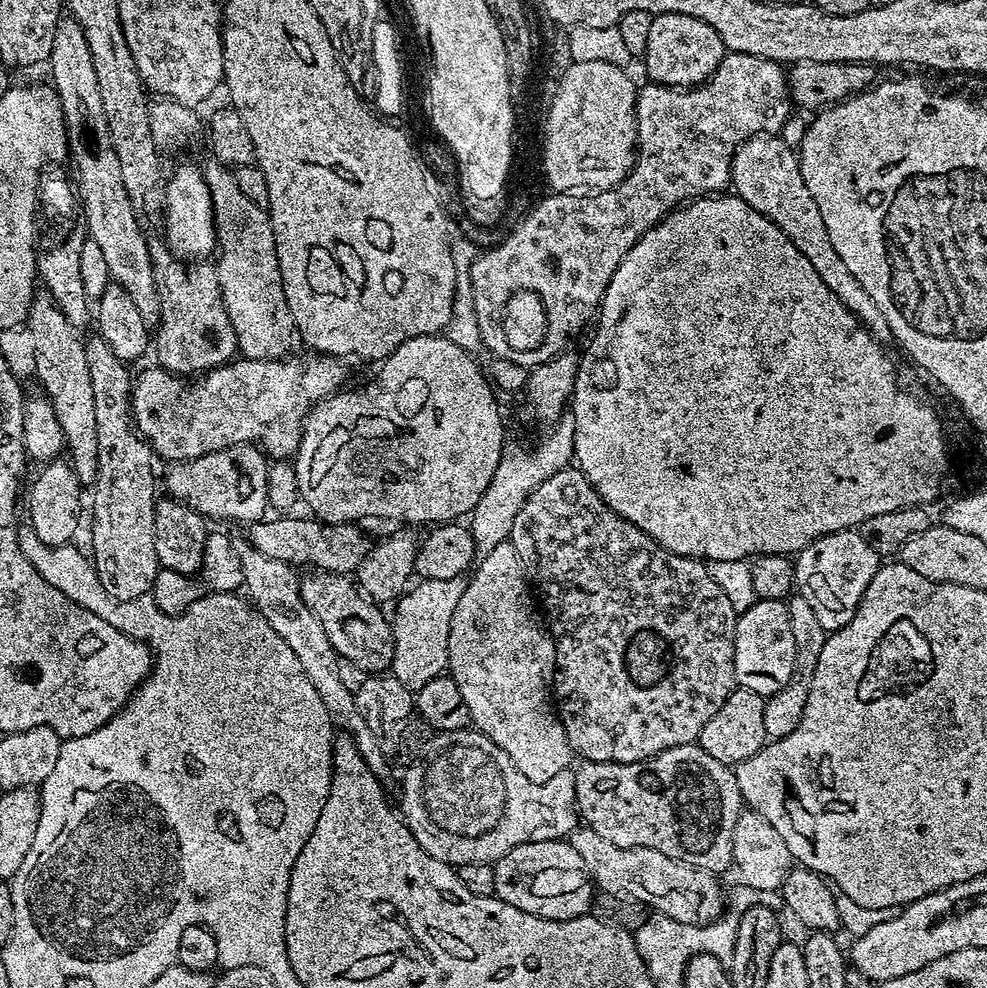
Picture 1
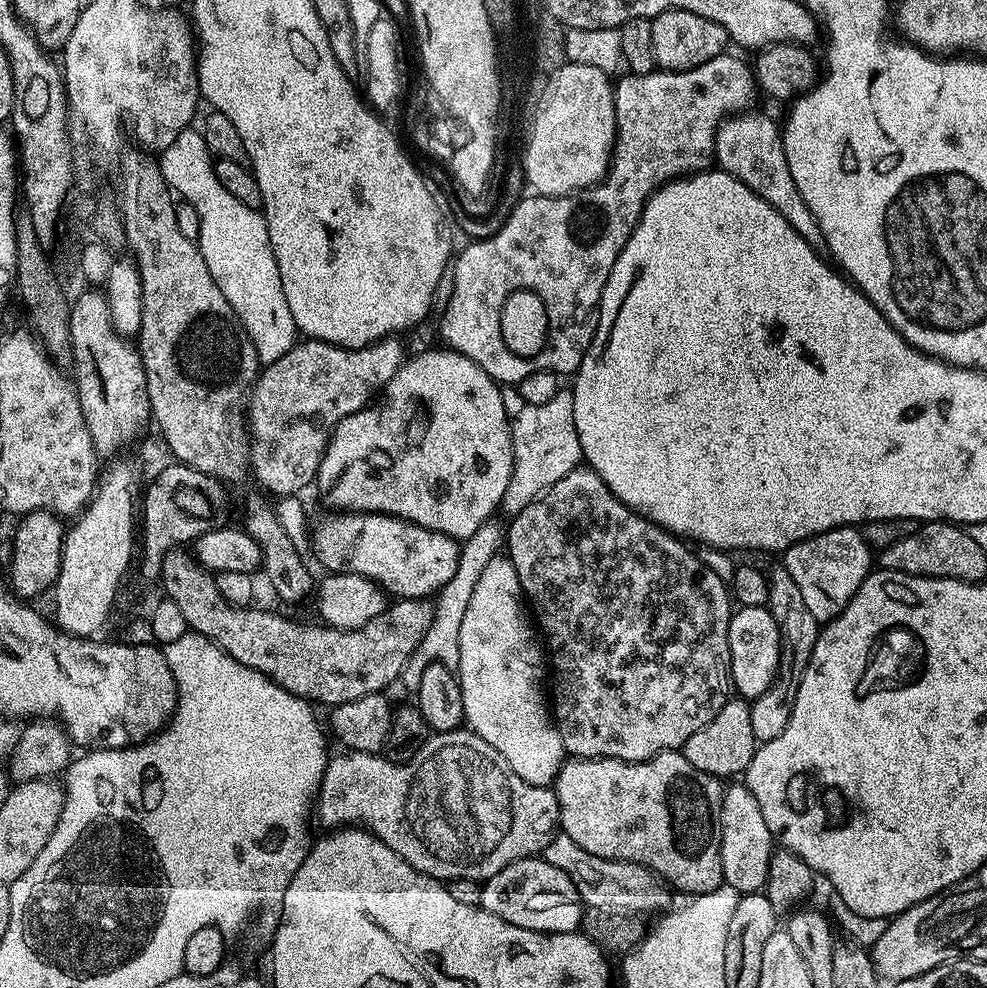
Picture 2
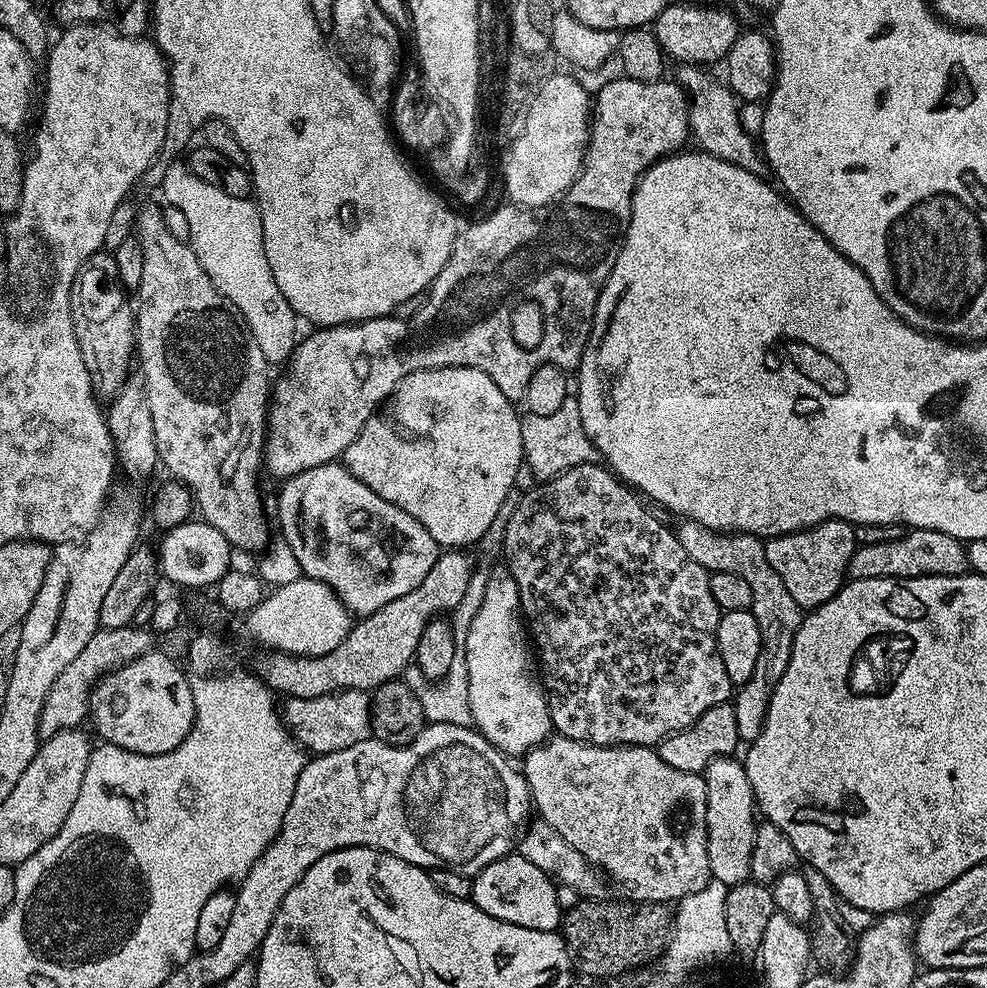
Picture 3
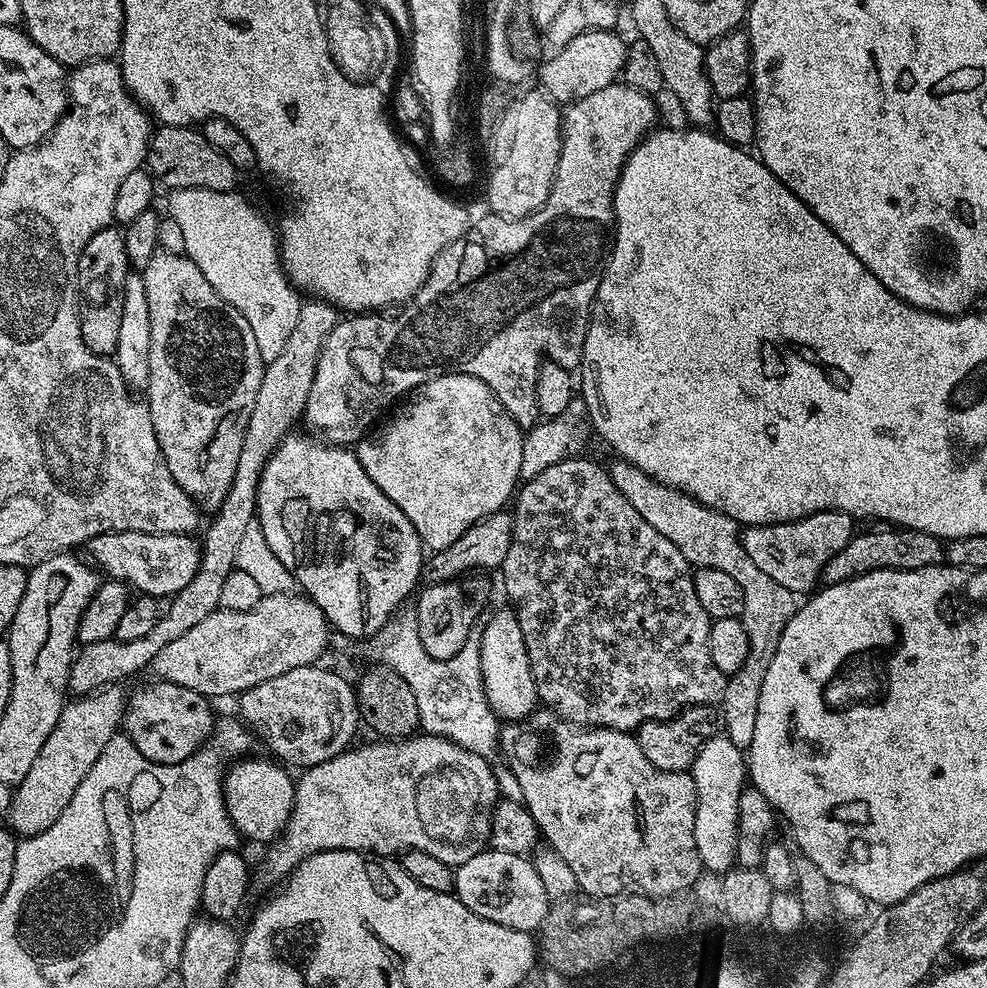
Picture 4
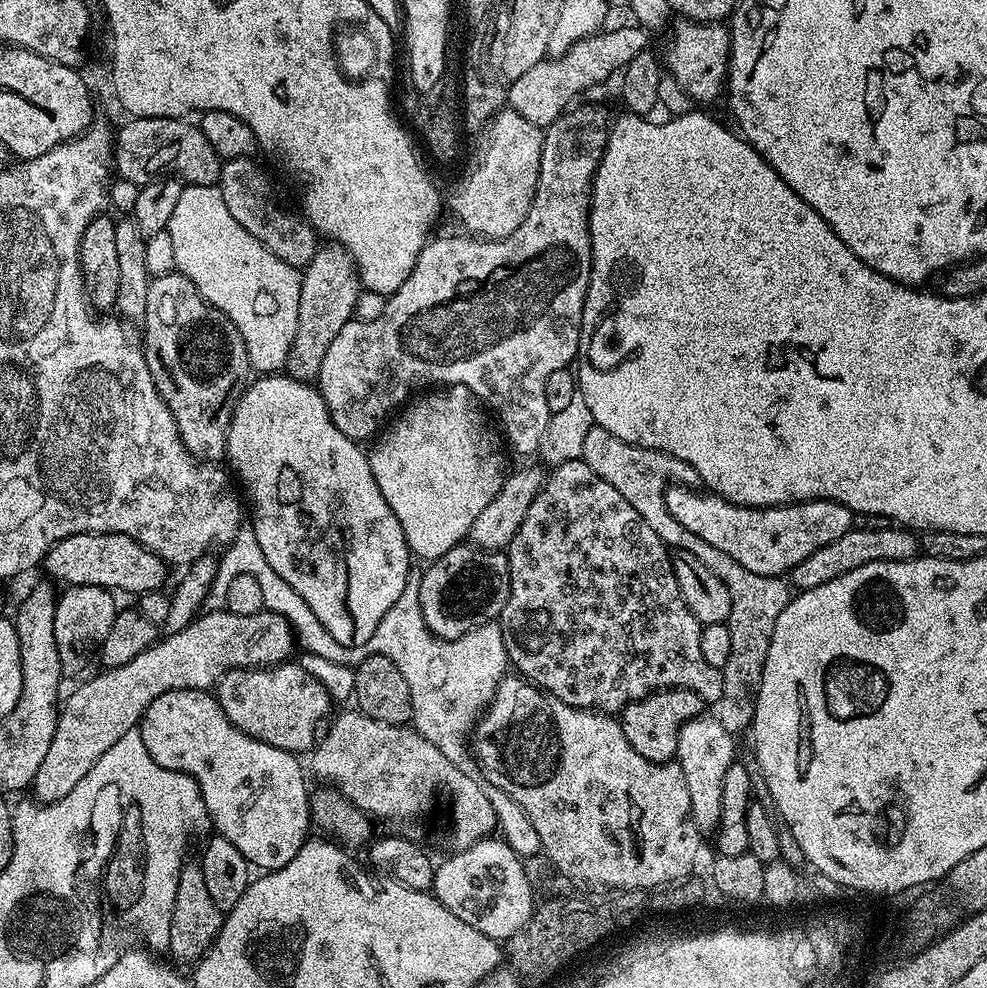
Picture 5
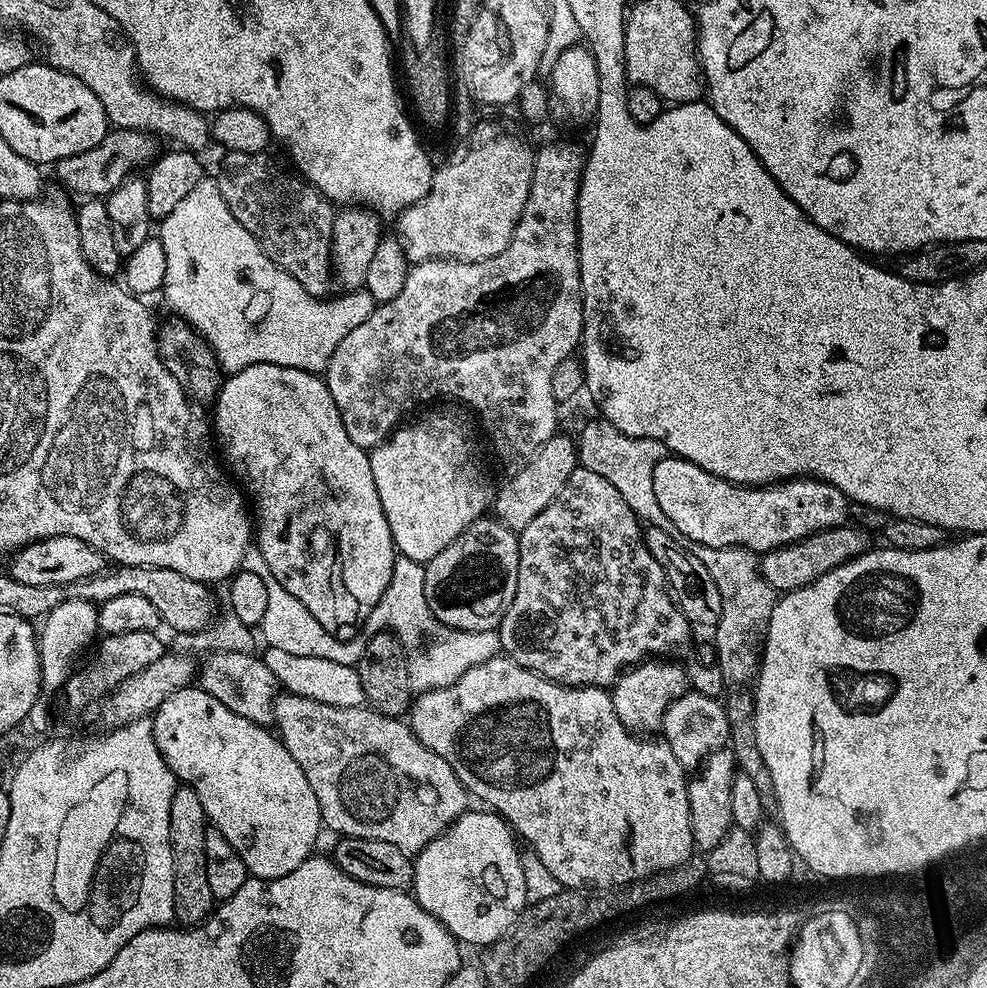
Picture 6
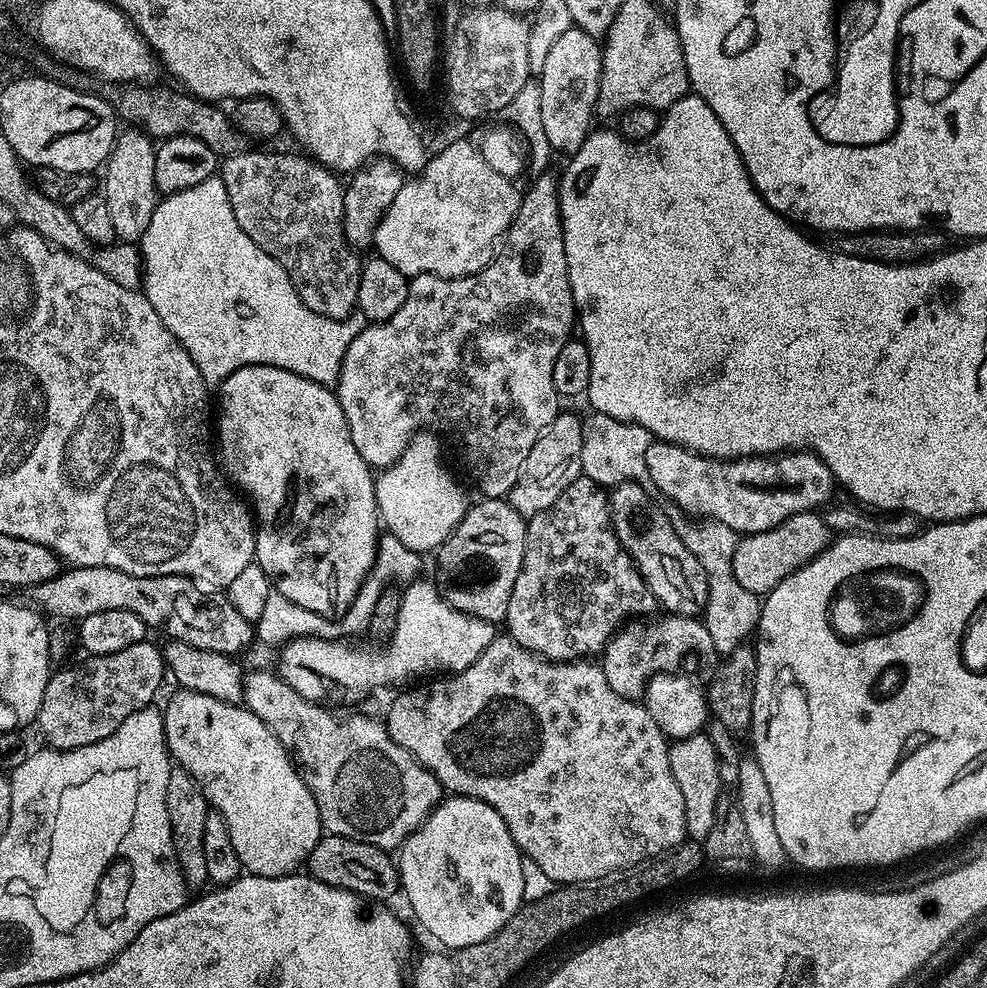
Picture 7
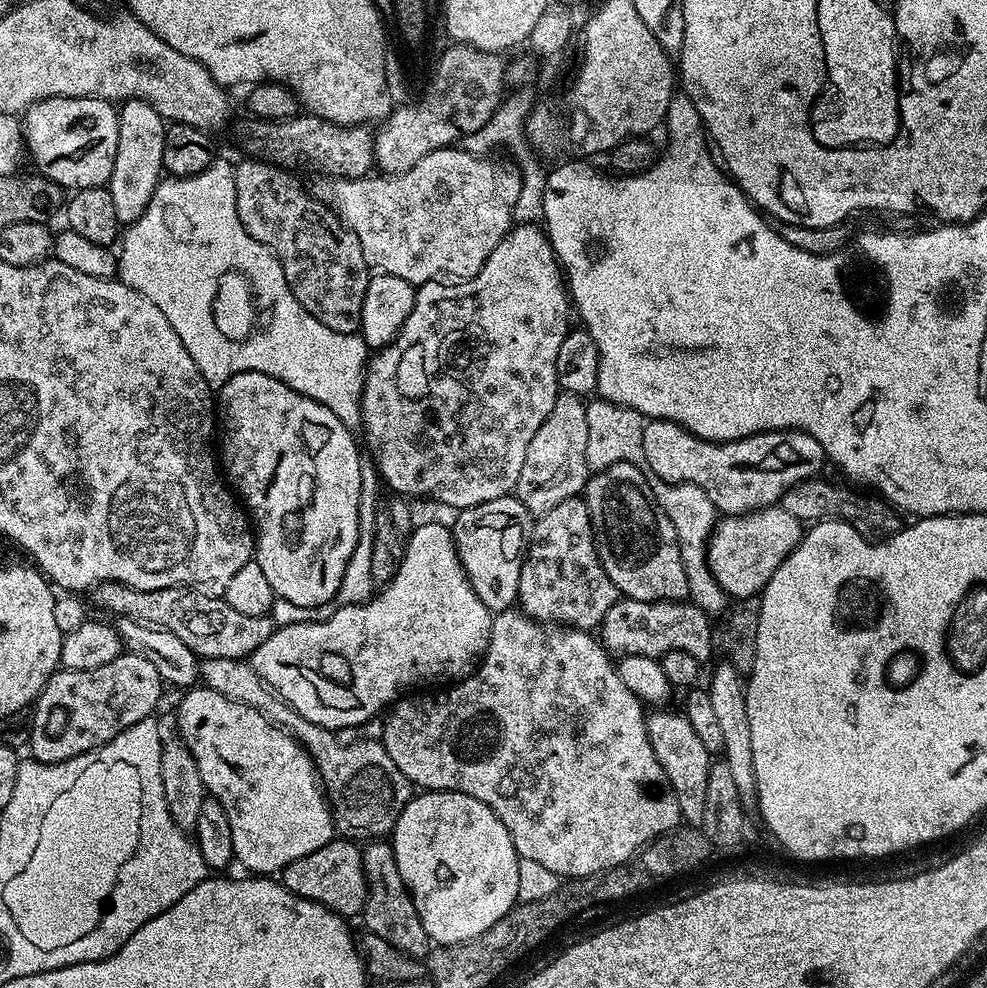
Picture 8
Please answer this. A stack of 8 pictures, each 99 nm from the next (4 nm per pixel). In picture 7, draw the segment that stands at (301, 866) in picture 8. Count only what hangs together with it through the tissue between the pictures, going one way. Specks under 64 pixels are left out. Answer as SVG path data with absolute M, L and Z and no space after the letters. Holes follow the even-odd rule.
M321 835L314 850L306 861L307 875L326 882L335 888L345 888L372 902L388 902L392 895L401 891L400 870L395 859L392 860L385 849L351 840L345 836Z

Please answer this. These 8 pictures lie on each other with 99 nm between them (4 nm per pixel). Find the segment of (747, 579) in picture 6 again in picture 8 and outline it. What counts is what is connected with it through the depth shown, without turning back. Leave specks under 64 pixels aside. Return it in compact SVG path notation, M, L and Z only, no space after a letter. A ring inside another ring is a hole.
M653 479L651 484L651 495L673 522L679 521L679 516L688 516L689 522L692 523L692 528L680 526L676 530L680 556L684 560L684 569L688 575L688 594L691 603L707 612L709 617L716 618L716 615L730 603L729 597L722 590L722 586L718 586L718 582L712 577L712 571L708 568L706 559L706 549L710 543L710 537L718 524L716 507L708 503L703 492L692 484L669 484L667 480L658 479Z

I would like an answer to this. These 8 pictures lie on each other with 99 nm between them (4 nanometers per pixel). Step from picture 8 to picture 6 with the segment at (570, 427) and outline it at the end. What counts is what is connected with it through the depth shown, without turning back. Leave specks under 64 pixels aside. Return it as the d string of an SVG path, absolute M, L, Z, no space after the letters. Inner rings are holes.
M557 434L543 444L538 451L515 469L516 472L504 485L494 492L494 516L500 523L520 533L550 502L554 502L558 491L565 485L566 478L578 466L577 445L572 438Z

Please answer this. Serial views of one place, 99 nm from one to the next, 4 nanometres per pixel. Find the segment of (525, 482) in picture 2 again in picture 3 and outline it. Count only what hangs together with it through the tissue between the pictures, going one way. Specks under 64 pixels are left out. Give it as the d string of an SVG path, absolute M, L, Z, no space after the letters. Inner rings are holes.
M574 396L562 402L561 407L552 415L525 415L521 419L521 426L524 458L539 481L551 480L574 466L601 461L600 451L590 442L582 426L581 410Z

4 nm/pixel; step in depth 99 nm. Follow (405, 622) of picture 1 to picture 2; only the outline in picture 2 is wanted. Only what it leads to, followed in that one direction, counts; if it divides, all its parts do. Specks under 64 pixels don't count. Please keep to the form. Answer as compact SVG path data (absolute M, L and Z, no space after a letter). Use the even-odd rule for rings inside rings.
M493 518L482 522L470 538L466 538L460 544L459 566L454 578L447 583L446 587L437 593L434 600L432 620L427 628L419 645L415 648L414 654L403 668L401 685L405 685L408 691L414 692L421 684L422 674L425 673L426 666L432 664L444 664L449 671L456 671L458 664L458 633L462 626L463 615L466 614L467 603L474 592L475 583L486 568L490 558L501 555L506 544L506 536L502 531L502 524L499 519Z

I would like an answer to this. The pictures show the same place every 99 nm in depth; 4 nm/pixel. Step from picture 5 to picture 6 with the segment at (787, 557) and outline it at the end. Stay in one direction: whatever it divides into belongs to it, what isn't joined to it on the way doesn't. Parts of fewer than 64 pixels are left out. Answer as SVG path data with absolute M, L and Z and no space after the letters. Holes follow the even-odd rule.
M667 454L654 466L653 482L658 507L665 515L667 523L685 541L692 540L693 545L705 544L711 548L738 548L753 554L763 554L787 544L797 544L799 540L804 540L808 536L825 532L831 528L845 527L849 523L850 501L848 496L842 494L842 490L838 490L838 486L830 486L830 482L825 480L797 478L782 480L778 484L767 486L732 484L729 480L723 480L702 470L702 466L698 466L694 462L683 460L680 456Z

